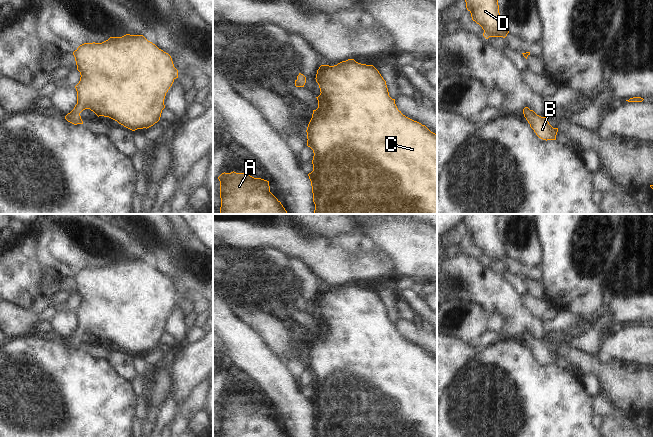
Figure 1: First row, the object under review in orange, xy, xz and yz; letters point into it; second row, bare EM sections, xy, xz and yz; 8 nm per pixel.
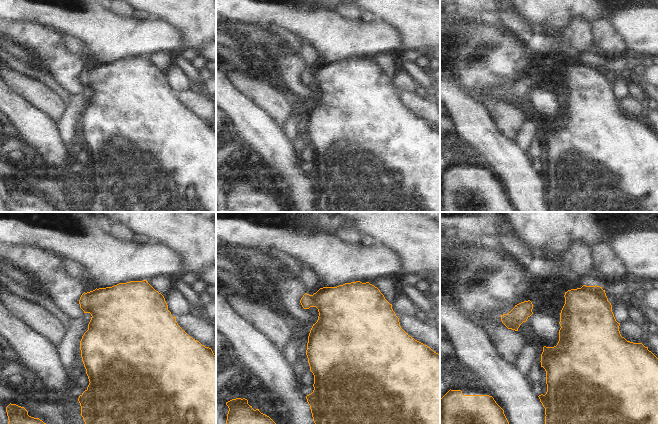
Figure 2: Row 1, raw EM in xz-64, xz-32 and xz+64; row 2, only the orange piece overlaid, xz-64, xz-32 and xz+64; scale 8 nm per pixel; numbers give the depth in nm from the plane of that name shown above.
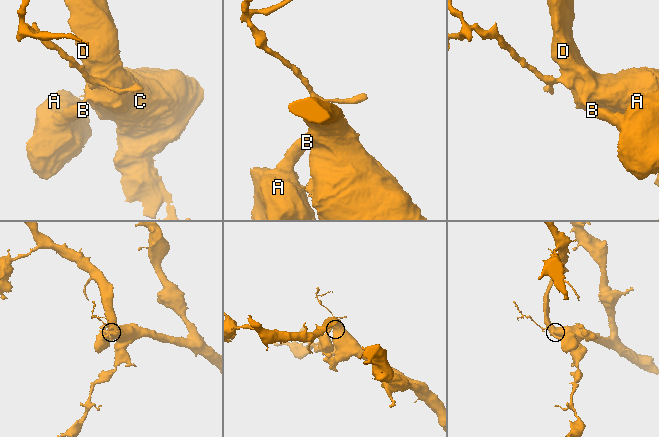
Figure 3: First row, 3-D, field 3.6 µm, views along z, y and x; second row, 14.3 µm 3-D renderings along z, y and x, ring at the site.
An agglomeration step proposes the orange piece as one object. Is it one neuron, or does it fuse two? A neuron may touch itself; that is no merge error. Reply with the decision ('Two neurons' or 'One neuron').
One neuron

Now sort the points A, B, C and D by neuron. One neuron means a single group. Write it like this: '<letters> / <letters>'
A B C D

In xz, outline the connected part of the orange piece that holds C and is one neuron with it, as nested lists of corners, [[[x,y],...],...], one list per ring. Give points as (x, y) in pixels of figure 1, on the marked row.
[[[342,61],[334,66],[321,65],[317,70],[316,82],[320,88],[318,108],[313,110],[307,127],[307,146],[313,150],[313,171],[308,174],[311,181],[315,214],[437,214],[437,134],[425,125],[414,121],[398,110],[395,99],[389,96],[386,81],[373,65]]]

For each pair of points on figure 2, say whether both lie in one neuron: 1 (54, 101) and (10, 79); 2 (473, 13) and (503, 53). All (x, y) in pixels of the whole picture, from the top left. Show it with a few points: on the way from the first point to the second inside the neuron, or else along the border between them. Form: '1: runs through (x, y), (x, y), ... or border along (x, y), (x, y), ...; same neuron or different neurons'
1: runs through (43, 99), (21, 85); same neuron
2: border along (462, 17), (479, 20); different neurons

